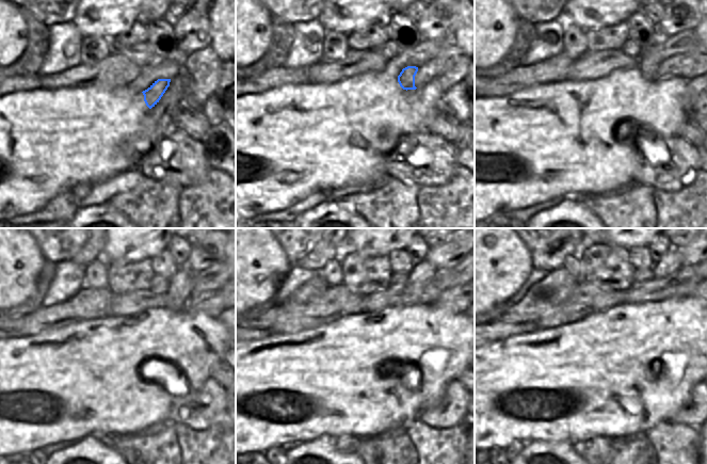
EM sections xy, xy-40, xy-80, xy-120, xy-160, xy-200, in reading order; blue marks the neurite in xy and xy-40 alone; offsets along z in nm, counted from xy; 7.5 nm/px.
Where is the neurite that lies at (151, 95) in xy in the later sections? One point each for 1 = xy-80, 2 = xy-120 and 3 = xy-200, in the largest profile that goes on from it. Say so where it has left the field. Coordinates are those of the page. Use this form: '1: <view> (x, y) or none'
1: xy-80 (646, 64)
2: xy-120 (180, 285)
3: xy-200 (672, 259)

